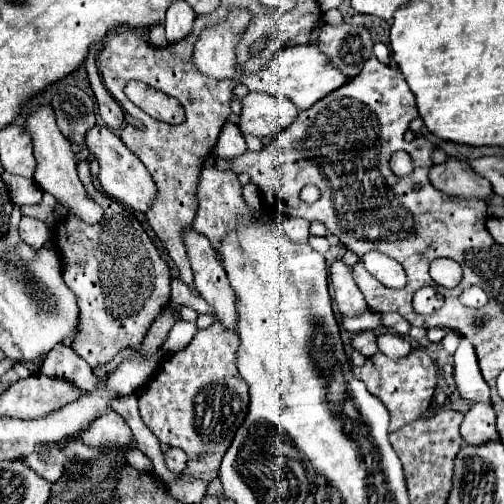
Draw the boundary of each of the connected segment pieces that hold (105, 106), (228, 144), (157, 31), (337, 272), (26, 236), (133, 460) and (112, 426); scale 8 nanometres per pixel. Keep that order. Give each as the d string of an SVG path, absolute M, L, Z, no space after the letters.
M92 47L92 49L90 49L90 55L88 55L86 63L84 63L84 67L86 67L86 71L88 71L90 85L92 85L92 91L94 91L94 95L96 95L98 113L100 113L102 121L104 121L112 131L118 131L118 129L122 127L122 123L124 123L124 111L122 111L122 107L108 95L106 87L104 87L102 81L100 81L100 73L98 73L98 69L96 69L96 53L98 53L98 49Z
M226 123L220 131L218 143L214 147L214 153L218 157L238 157L246 151L246 141L240 129L234 123Z
M156 25L154 29L150 29L150 45L154 47L166 47L166 37L164 37L164 25Z
M342 261L332 263L330 279L332 279L332 289L334 289L334 301L338 305L340 315L352 317L368 309L362 297L362 291L352 279L352 269L348 265L344 265Z
M22 217L20 225L18 225L18 235L20 239L30 245L32 249L40 249L44 247L44 243L50 239L50 231L48 227L38 221L38 219L32 219L32 217Z
M130 449L126 451L126 459L132 467L136 467L138 471L152 471L152 463L150 459L140 451L140 449Z
M108 411L108 415L102 415L102 417L94 419L92 425L88 425L86 431L78 433L72 439L62 439L62 443L56 443L56 445L64 447L70 441L82 441L84 445L98 447L98 449L100 447L108 447L110 449L110 447L120 447L120 445L132 443L134 437L132 437L132 431L126 425L126 421L118 413Z

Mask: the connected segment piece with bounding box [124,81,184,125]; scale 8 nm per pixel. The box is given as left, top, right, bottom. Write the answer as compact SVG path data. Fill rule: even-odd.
M130 81L126 85L124 93L126 93L126 97L134 105L138 105L144 113L152 115L158 121L164 121L168 125L170 123L178 125L178 123L184 121L184 109L182 109L182 105L174 97L170 97L170 95L166 95L162 91L156 91L152 87L148 87L146 83Z

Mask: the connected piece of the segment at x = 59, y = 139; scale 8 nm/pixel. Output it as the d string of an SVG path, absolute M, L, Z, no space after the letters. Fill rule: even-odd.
M40 107L38 111L34 111L28 119L26 119L26 129L32 135L34 141L34 157L36 157L36 173L34 173L34 181L50 195L56 197L56 201L60 205L64 205L68 209L68 213L74 213L78 219L86 221L88 225L100 223L104 219L102 207L92 201L84 189L84 185L78 179L76 173L76 155L72 151L70 141L66 141L66 137L60 133L54 113L50 107Z

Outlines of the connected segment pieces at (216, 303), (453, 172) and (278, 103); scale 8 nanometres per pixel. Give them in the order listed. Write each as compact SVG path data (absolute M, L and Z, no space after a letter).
M186 227L182 229L182 239L184 239L184 245L186 245L186 253L188 253L188 259L190 259L190 267L192 267L192 273L194 273L194 285L198 289L198 293L206 299L208 305L212 305L218 313L218 319L224 327L228 329L236 329L236 321L238 321L238 313L236 313L236 295L228 283L228 277L226 277L226 271L224 267L220 265L220 259L214 251L214 247L210 245L208 237L202 235L202 233L196 233L194 229Z
M446 159L442 165L432 165L430 183L454 197L486 199L492 195L490 181L478 175L468 163L458 159Z
M248 93L242 97L242 113L238 127L244 135L266 137L286 129L296 117L298 109L288 97L270 97L270 93Z

